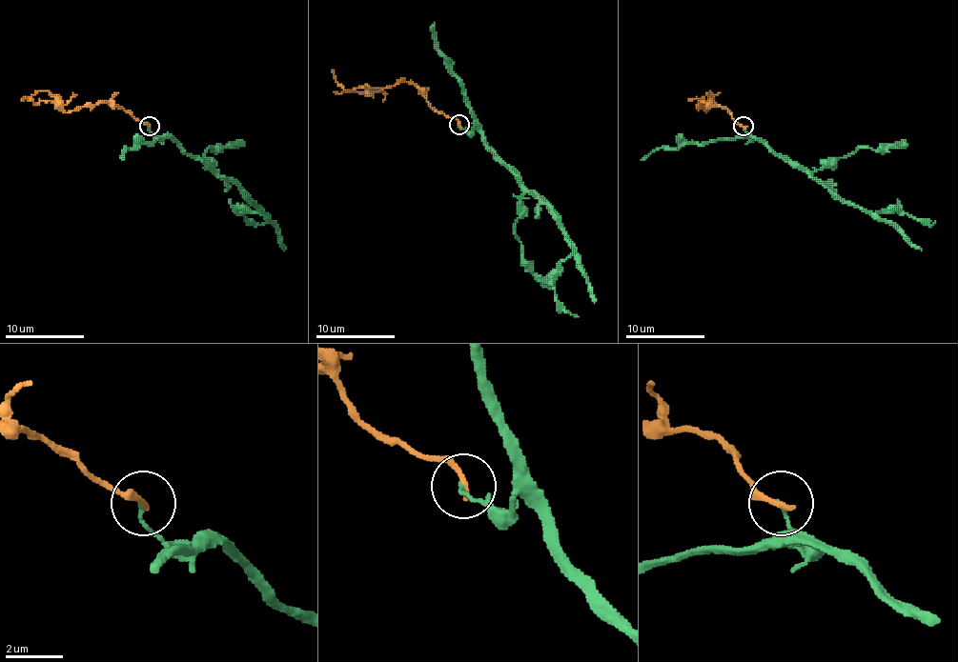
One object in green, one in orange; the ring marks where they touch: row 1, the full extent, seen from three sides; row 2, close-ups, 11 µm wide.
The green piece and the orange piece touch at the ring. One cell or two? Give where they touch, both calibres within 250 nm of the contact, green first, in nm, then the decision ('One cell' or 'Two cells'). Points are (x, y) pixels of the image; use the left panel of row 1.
Place: (149, 126). Thickness 90 nm (green) against 220 nm. Two cells

